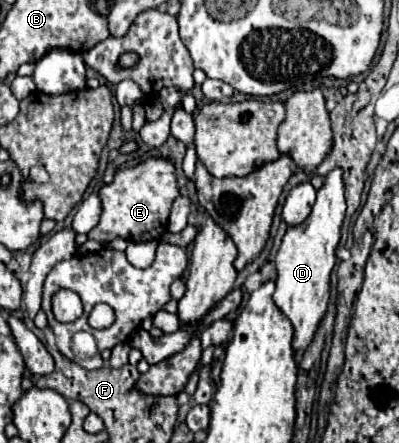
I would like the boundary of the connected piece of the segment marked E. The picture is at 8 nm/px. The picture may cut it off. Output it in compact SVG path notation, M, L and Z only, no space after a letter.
M145 158L141 160L135 168L121 168L115 172L111 184L103 184L99 188L99 198L101 198L101 218L97 226L87 232L87 238L97 240L97 242L111 242L115 238L123 238L127 242L151 242L159 240L161 234L167 230L167 218L173 200L179 196L179 186L175 178L175 166L167 158Z

